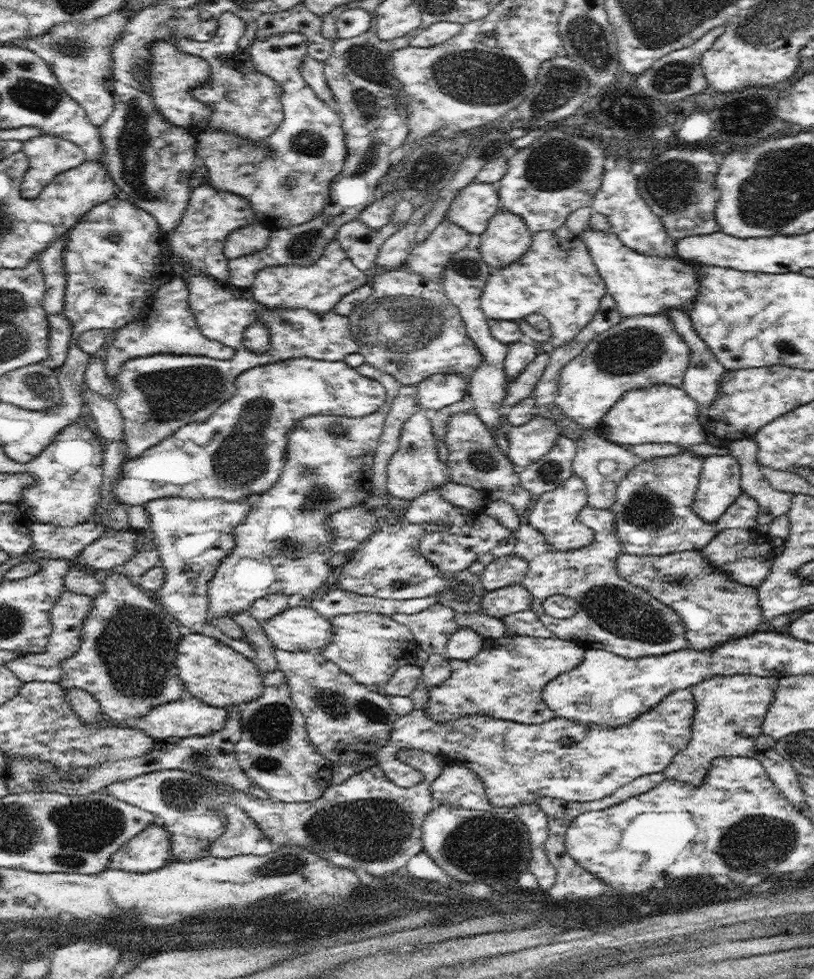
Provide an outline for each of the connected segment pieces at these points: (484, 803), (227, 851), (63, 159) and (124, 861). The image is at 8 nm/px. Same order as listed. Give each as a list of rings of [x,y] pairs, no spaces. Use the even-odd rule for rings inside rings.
[[[447,764],[442,774],[432,782],[431,793],[435,802],[440,806],[480,812],[490,811],[492,807],[488,802],[489,798],[486,796],[481,778],[476,772],[470,770],[466,764]]]
[[[228,803],[228,806],[224,806],[224,815],[226,815],[228,824],[226,824],[224,834],[220,838],[216,838],[215,842],[212,842],[210,855],[216,858],[230,858],[238,855],[262,856],[275,850],[272,842],[268,840],[268,836],[262,834],[262,830],[252,822],[252,818],[240,806]]]
[[[48,134],[30,137],[23,142],[22,152],[28,157],[29,169],[21,184],[21,195],[30,200],[43,194],[45,186],[57,174],[87,160],[75,142]]]
[[[159,821],[120,846],[112,855],[109,866],[126,872],[154,872],[172,861],[170,833]]]

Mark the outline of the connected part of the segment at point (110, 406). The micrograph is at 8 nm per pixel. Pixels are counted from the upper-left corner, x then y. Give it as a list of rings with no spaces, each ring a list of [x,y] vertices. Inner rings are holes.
[[[88,388],[82,389],[80,396],[82,396],[83,404],[90,408],[99,436],[102,436],[106,441],[124,441],[125,443],[123,416],[115,401],[106,399]]]

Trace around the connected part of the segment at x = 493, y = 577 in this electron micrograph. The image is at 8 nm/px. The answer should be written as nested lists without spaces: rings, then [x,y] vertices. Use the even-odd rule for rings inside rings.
[[[512,552],[490,562],[479,576],[485,590],[493,591],[520,584],[528,567],[527,560]]]

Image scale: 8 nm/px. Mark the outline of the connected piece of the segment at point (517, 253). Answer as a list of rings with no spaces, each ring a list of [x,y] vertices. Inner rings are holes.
[[[501,209],[491,218],[485,232],[480,234],[478,250],[490,269],[503,269],[523,256],[532,236],[521,216]]]

